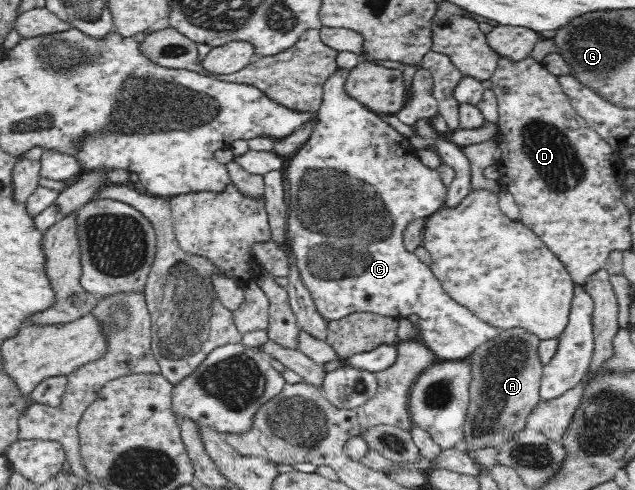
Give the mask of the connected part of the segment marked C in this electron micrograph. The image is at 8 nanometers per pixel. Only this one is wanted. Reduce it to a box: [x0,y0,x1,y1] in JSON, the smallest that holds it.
[284,52,500,360]

